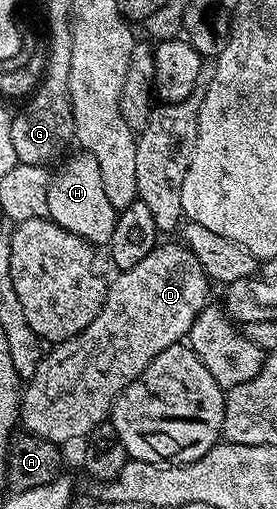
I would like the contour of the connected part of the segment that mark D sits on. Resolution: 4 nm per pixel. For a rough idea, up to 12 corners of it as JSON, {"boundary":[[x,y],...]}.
{"boundary":[[179,241],[110,280],[26,380],[19,423],[86,440],[209,303]]}

